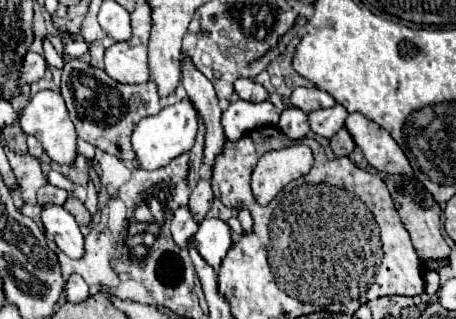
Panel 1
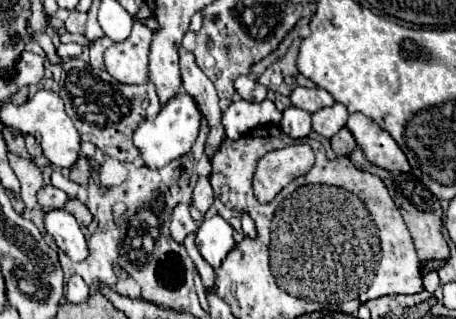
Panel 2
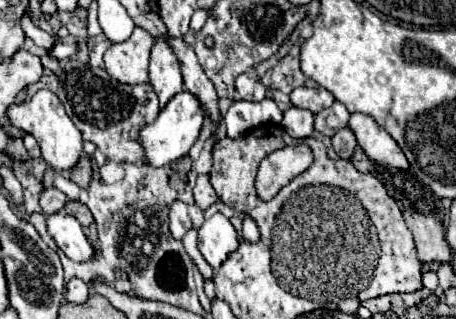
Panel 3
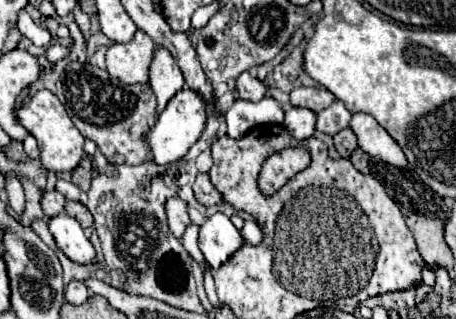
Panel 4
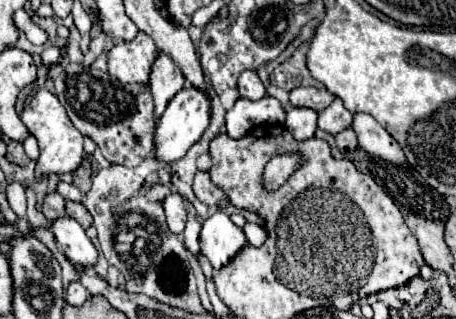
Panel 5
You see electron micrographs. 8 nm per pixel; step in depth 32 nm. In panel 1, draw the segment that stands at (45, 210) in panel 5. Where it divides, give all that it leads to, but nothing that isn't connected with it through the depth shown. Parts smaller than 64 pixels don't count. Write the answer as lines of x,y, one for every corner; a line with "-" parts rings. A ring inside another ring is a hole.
46,184
46,186
42,186
38,190
38,204
42,204
42,206
44,204
58,204
58,206
62,206
66,202
66,198
68,198
68,192
60,190
60,188
52,186
52,184

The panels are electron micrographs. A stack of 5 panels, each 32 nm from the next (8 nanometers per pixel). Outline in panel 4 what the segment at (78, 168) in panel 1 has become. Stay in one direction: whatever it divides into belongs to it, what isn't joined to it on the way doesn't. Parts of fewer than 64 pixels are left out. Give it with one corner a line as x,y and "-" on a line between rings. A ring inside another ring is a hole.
84,156
82,162
76,166
76,170
72,172
72,182
74,182
80,190
88,192
90,180
92,180
92,162
90,162
88,156

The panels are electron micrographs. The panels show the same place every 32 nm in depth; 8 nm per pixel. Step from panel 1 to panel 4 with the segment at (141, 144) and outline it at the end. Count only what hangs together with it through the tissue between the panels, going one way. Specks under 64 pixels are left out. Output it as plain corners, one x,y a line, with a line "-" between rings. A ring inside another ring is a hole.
184,88
180,90
166,106
166,110
158,116
156,124
148,130
148,142
150,142
150,152
152,152
152,160
156,164
170,164
176,162
180,158
186,156
186,152
190,150
190,146
200,138
202,130
206,128
206,100
190,90

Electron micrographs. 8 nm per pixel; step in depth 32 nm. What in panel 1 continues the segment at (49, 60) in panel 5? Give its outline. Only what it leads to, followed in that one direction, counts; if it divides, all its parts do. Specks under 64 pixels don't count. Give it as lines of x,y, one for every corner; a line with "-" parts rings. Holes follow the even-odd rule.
68,42
62,48
62,56
70,56
70,58
80,58
84,52
88,52
86,42

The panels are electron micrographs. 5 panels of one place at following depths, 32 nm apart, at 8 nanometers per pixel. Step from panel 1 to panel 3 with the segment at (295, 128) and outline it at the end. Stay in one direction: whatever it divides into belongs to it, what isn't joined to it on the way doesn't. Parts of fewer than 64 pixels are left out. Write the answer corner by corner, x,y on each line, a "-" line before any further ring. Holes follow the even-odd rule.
288,108
284,112
284,120
282,120
284,130
298,140
304,140
308,136
312,136
314,132
314,114
304,110
304,108

